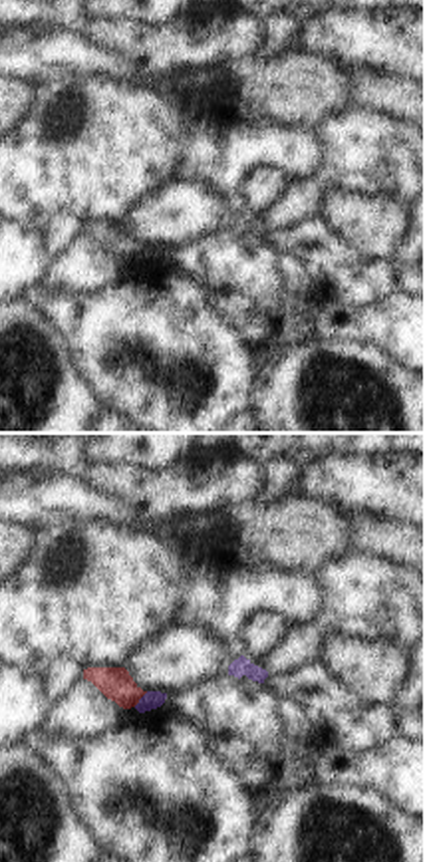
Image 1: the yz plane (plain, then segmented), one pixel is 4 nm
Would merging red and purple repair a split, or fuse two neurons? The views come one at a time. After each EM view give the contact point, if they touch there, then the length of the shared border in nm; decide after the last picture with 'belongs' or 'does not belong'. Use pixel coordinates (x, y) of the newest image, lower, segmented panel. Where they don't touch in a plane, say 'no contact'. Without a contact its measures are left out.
(140, 698) | 90 nm

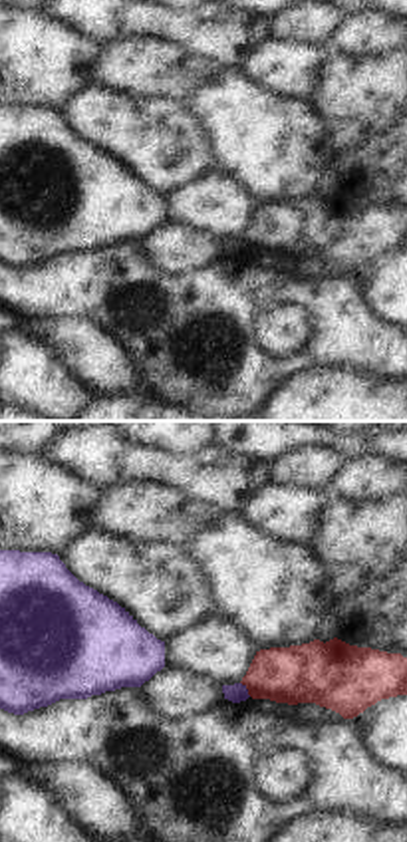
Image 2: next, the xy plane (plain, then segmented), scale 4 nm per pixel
(247, 688) | 80 nm

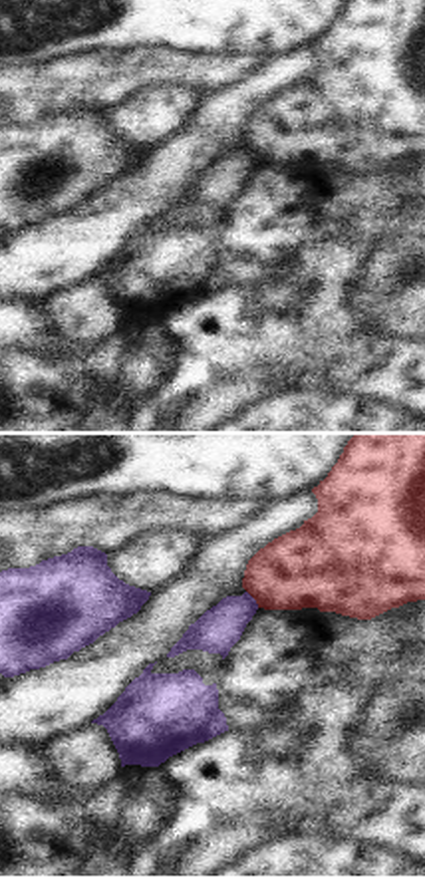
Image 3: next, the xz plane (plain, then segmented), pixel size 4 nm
(253, 596) | 90 nm

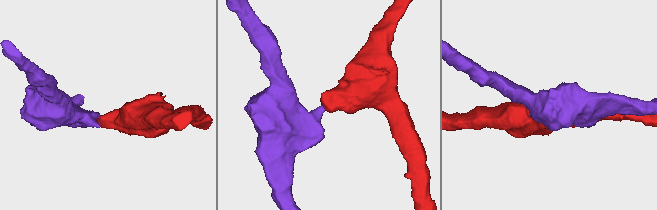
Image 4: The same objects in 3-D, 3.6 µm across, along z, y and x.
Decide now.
does not belong

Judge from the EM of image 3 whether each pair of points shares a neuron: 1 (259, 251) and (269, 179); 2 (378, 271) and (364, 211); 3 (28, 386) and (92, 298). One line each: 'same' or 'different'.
1: same
2: different
3: same

